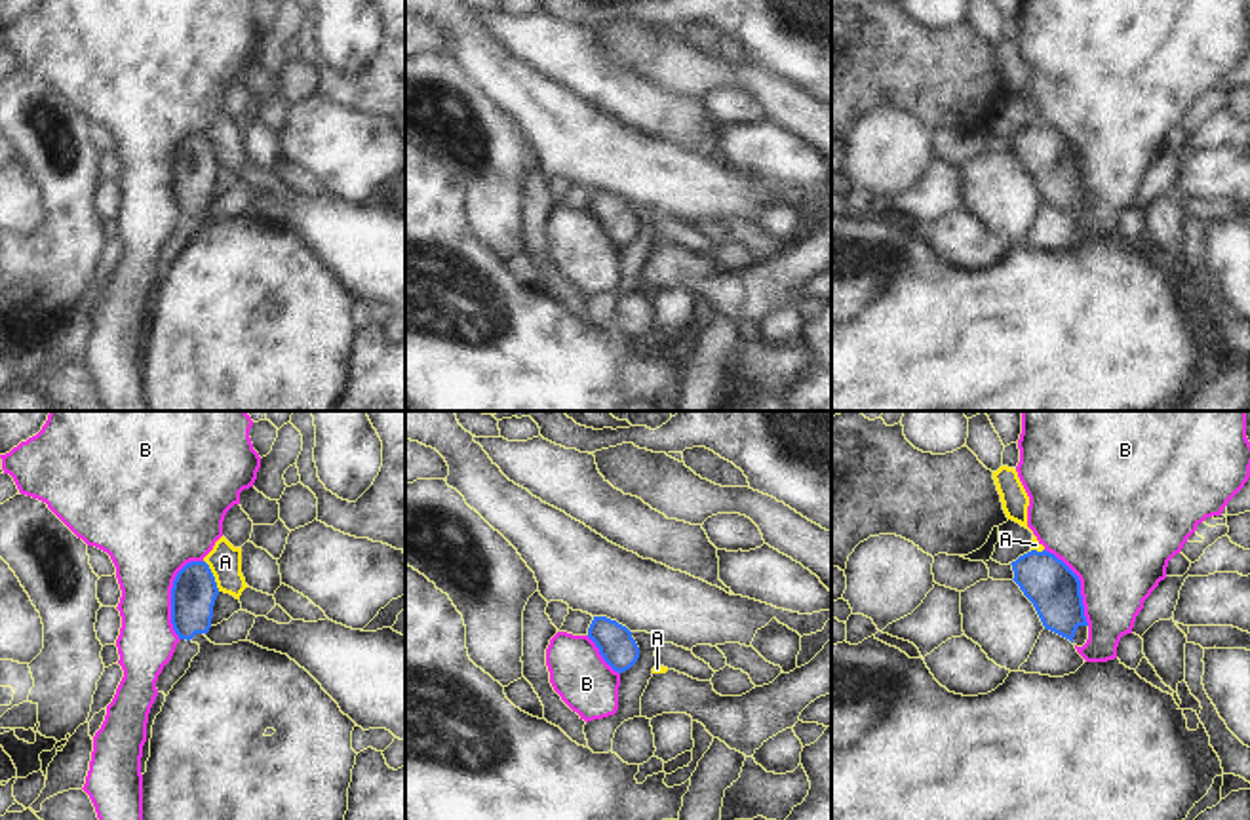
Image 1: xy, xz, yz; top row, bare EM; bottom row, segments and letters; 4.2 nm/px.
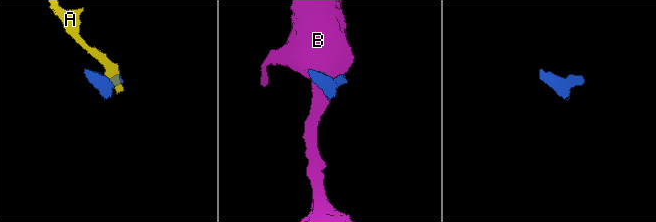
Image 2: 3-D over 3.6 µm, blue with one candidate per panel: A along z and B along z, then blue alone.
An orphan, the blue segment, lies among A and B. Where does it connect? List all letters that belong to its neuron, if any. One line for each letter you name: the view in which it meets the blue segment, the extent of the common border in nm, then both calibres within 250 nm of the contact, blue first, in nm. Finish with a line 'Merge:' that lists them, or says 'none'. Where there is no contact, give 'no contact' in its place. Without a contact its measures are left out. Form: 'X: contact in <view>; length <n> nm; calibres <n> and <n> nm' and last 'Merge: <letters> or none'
Merge: none

